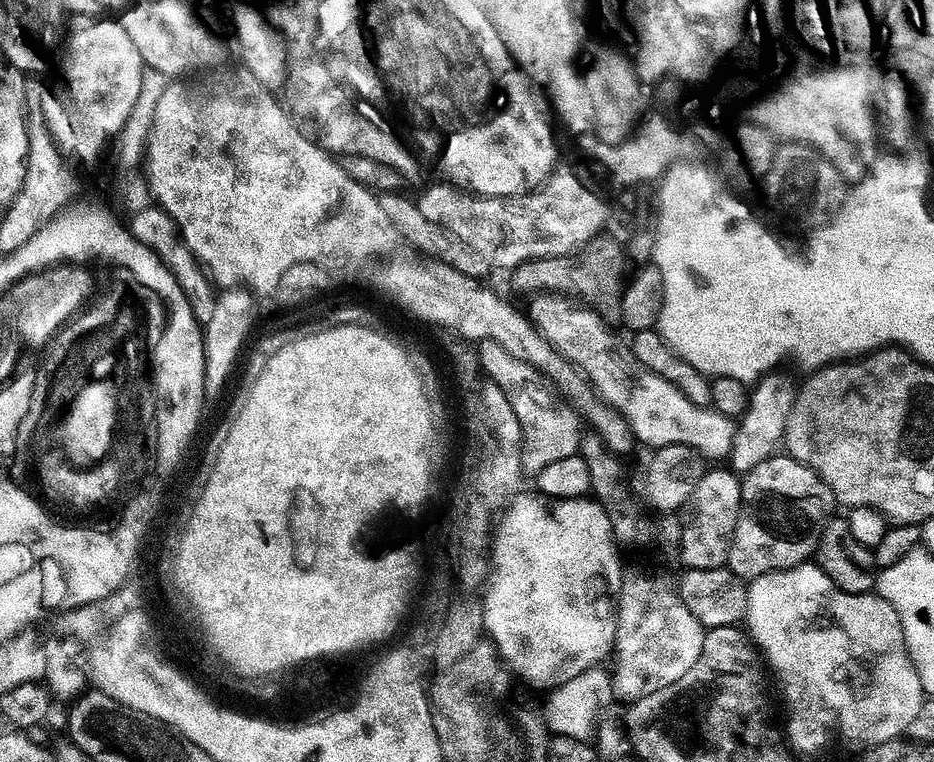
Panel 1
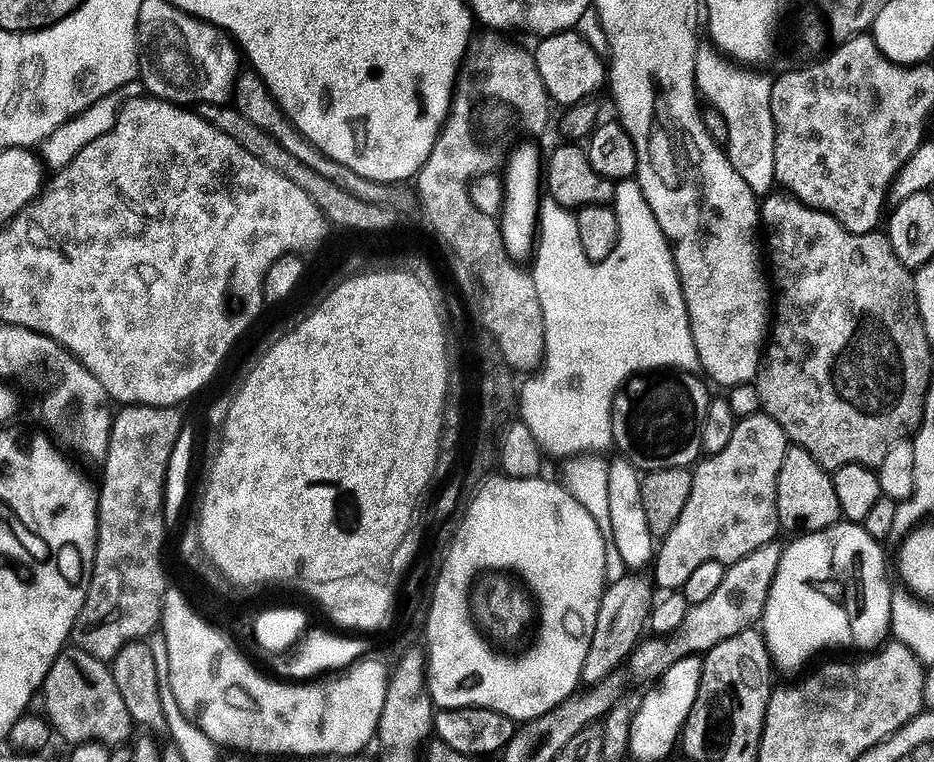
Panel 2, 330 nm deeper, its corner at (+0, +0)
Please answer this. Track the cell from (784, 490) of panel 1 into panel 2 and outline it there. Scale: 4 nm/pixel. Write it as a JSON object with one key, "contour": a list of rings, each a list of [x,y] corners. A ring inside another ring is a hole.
{"contour":[[[761,414],[739,421],[726,450],[695,465],[690,502],[686,502],[678,526],[663,537],[655,553],[657,589],[679,593],[698,566],[706,566],[706,562],[737,564],[767,544],[777,543],[776,535],[782,532],[778,518],[778,474],[782,474],[782,462],[786,462],[789,447],[782,426]]]}

